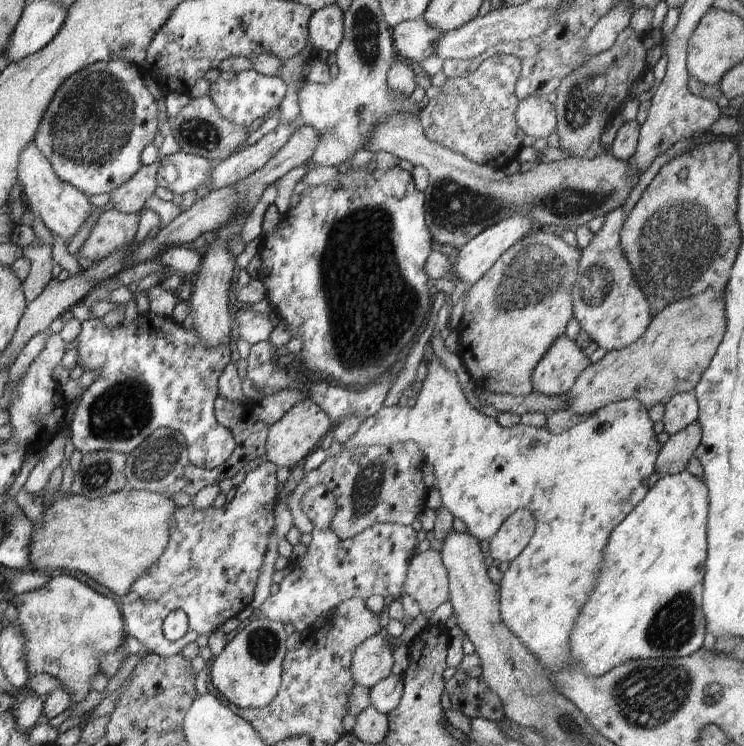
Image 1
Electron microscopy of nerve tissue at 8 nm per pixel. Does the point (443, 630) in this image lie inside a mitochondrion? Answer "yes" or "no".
no

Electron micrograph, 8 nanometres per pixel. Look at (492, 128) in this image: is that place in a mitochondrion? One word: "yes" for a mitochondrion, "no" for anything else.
no

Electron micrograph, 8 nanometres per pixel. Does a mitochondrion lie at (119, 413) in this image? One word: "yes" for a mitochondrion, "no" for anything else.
yes

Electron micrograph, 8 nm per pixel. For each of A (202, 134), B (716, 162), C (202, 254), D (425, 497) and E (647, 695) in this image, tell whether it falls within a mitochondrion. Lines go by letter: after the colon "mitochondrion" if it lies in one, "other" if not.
A: mitochondrion
B: other
C: other
D: other
E: mitochondrion

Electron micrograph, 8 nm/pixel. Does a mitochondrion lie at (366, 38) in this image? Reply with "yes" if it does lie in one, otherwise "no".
yes

